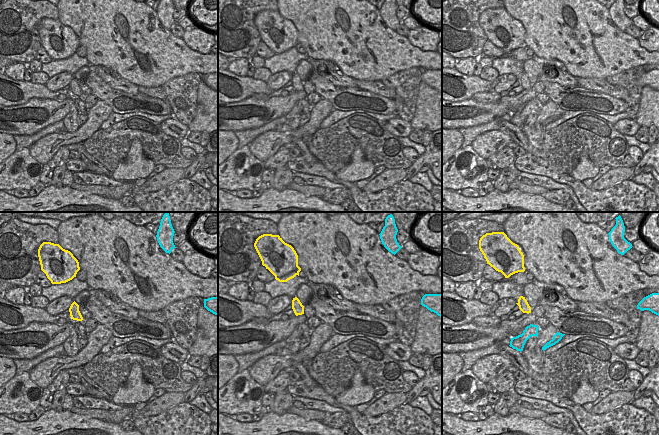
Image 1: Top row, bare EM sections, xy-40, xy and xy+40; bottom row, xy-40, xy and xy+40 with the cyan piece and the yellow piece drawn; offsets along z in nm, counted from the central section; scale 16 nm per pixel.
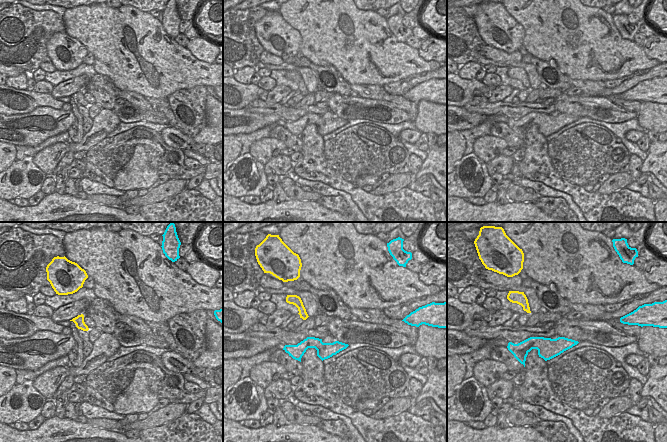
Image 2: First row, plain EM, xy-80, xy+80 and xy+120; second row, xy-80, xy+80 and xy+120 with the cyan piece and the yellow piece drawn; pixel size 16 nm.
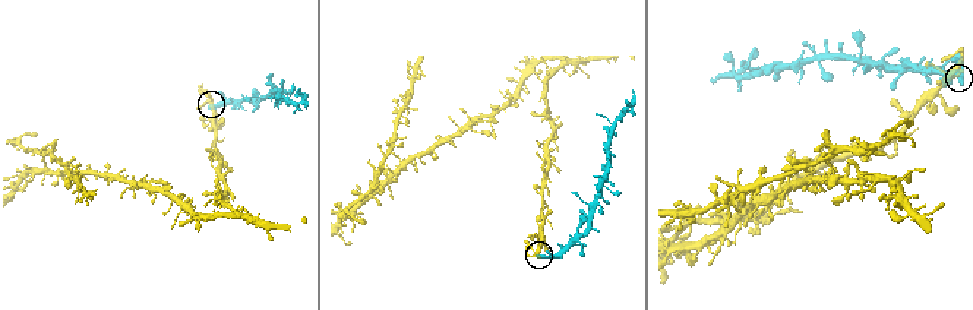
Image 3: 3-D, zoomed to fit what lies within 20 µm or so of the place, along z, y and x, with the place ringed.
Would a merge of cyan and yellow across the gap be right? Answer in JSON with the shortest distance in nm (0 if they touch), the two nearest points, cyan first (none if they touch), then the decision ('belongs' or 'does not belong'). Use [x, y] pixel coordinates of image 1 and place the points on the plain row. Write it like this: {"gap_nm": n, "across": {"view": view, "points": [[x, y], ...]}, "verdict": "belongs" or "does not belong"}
{"gap_nm": 180, "across": {"view": "xy+40", "points": [[530, 100], [528, 89]]}, "verdict": "does not belong"}

